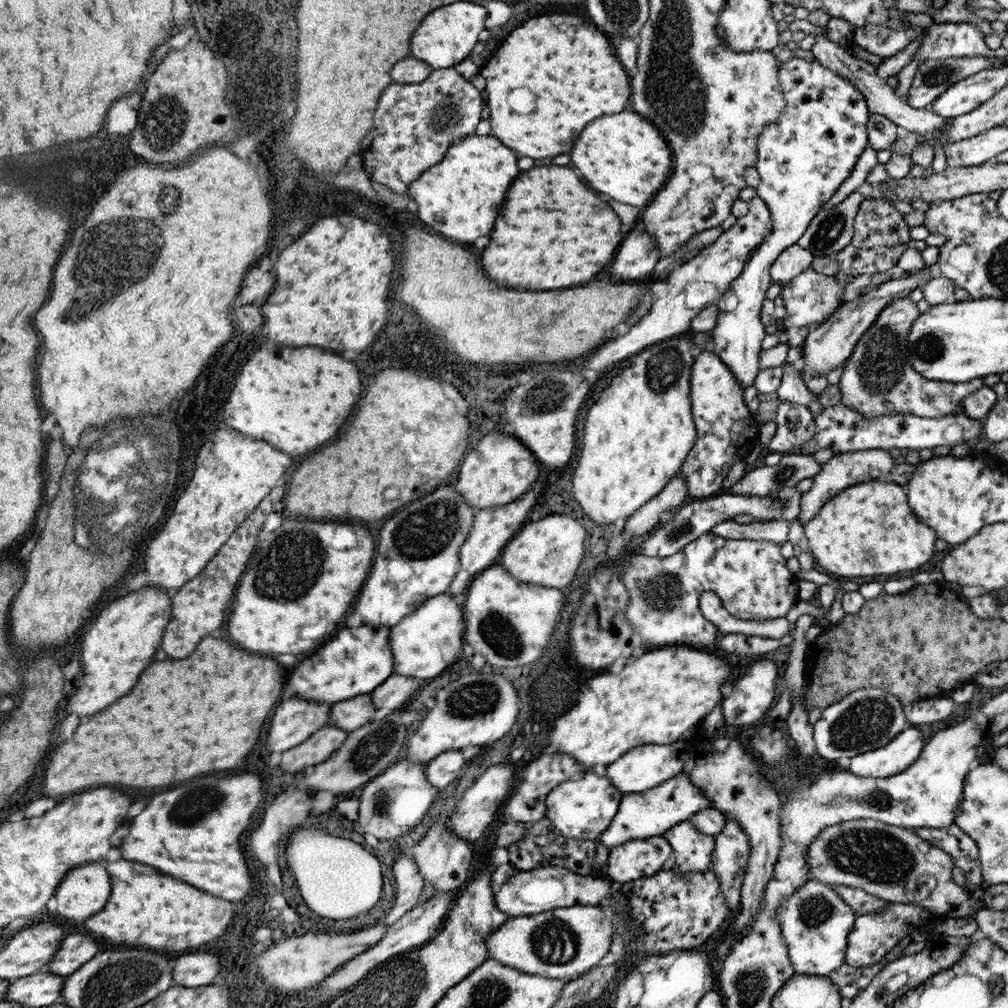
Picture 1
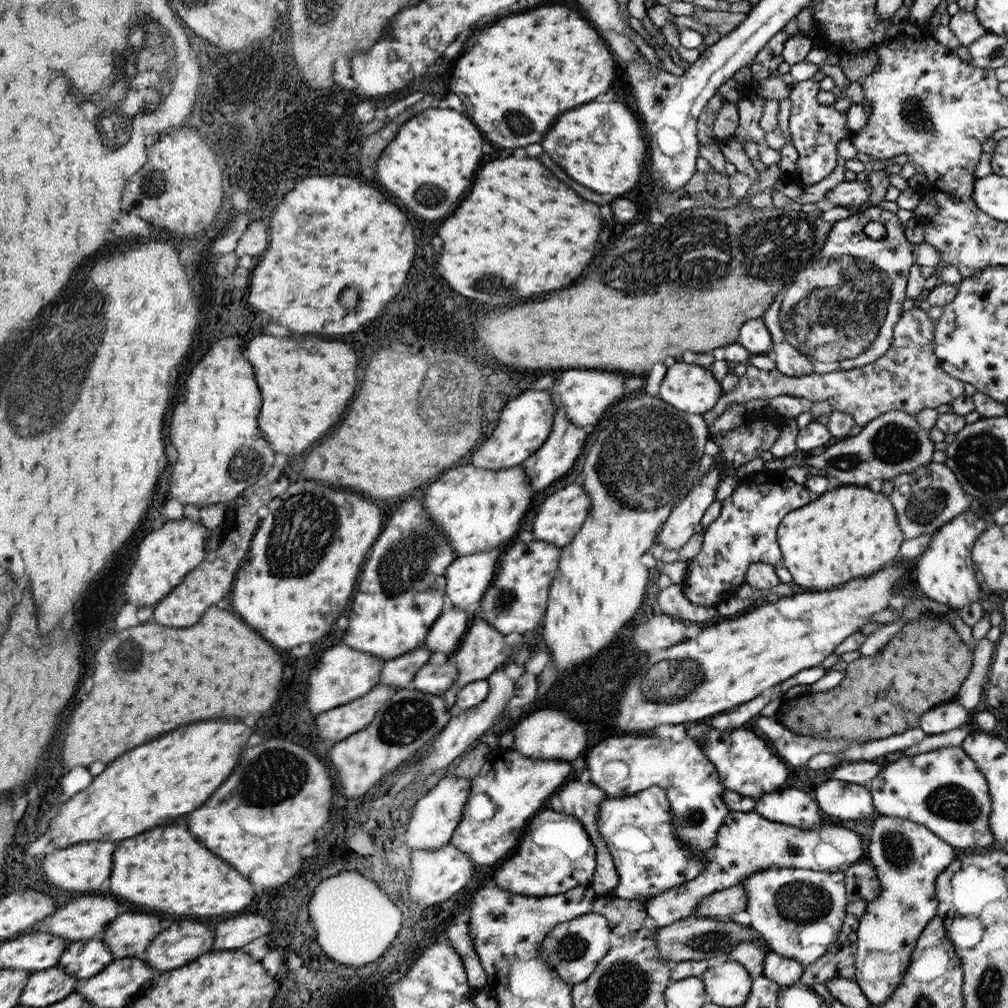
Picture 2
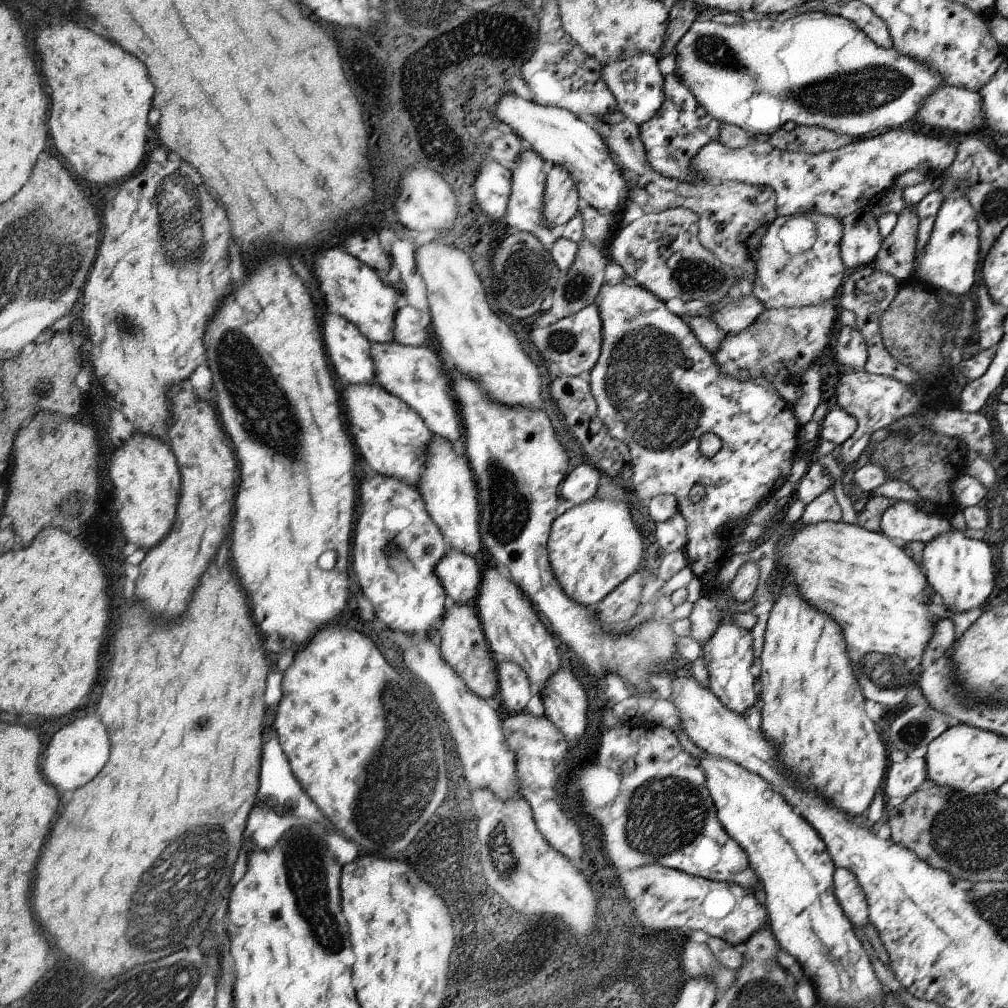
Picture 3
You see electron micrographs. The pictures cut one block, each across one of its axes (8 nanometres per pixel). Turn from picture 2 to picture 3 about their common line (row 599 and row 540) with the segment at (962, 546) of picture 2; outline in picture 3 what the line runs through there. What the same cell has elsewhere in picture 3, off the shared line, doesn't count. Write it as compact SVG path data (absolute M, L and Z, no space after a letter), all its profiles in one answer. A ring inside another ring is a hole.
M961 530L939 534L925 544L921 552L921 568L929 586L933 588L933 598L949 606L953 612L967 612L989 606L989 594L993 590L993 564L989 546L985 542L971 540Z

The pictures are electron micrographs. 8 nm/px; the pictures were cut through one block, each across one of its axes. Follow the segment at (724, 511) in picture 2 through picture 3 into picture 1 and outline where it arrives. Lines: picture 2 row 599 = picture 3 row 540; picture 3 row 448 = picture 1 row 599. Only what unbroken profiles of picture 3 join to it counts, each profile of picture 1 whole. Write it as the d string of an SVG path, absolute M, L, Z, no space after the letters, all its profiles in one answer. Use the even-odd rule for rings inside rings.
M709 532L669 558L633 556L629 568L619 578L625 582L625 590L629 590L625 618L645 638L649 650L663 646L701 648L715 640L717 628L699 612L703 592L715 592L721 606L745 622L781 618L797 598L797 580L787 572L777 542L729 540Z

